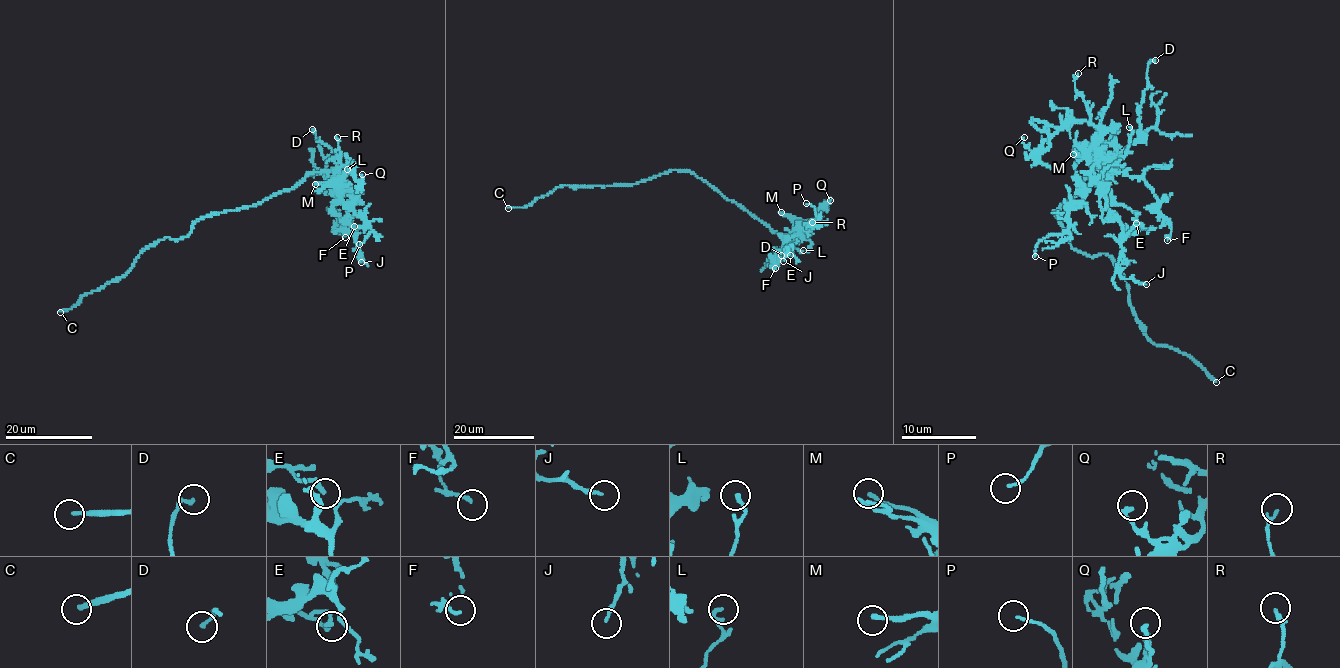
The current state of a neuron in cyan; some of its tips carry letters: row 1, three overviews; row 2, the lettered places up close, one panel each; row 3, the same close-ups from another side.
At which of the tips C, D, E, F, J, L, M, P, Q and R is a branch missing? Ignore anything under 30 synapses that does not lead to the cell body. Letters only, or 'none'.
C

